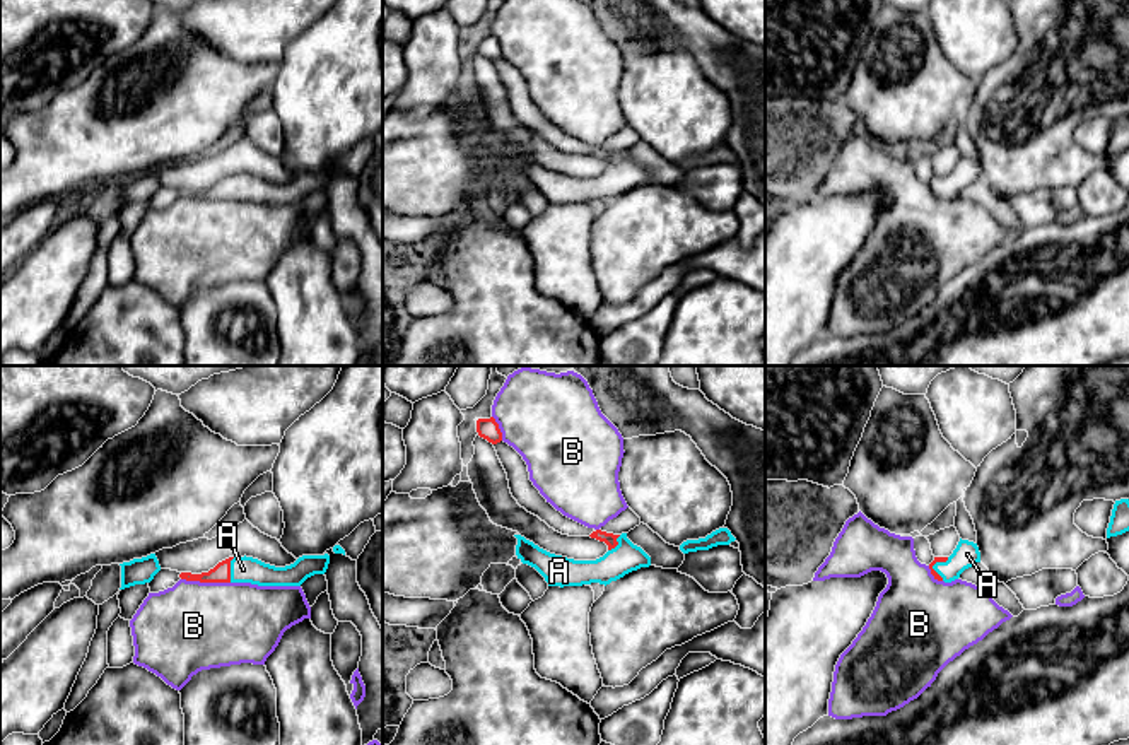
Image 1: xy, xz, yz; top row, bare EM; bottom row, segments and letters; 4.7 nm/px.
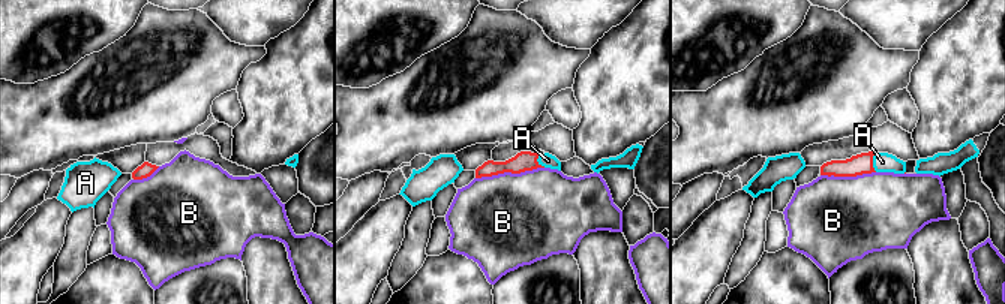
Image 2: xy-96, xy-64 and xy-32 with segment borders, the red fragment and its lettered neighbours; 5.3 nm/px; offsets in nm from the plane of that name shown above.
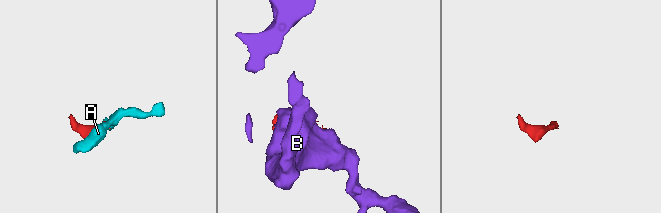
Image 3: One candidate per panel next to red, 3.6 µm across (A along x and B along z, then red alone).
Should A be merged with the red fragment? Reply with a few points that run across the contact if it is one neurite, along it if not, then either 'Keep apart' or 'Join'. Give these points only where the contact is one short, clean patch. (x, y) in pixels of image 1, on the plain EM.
Join

